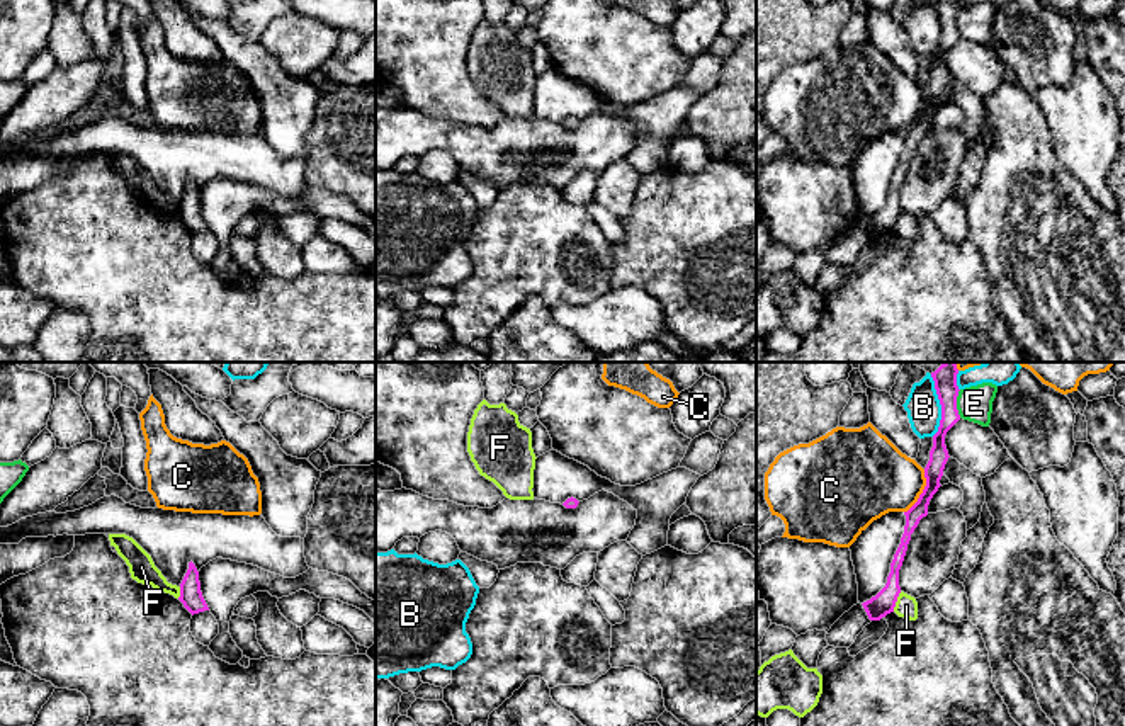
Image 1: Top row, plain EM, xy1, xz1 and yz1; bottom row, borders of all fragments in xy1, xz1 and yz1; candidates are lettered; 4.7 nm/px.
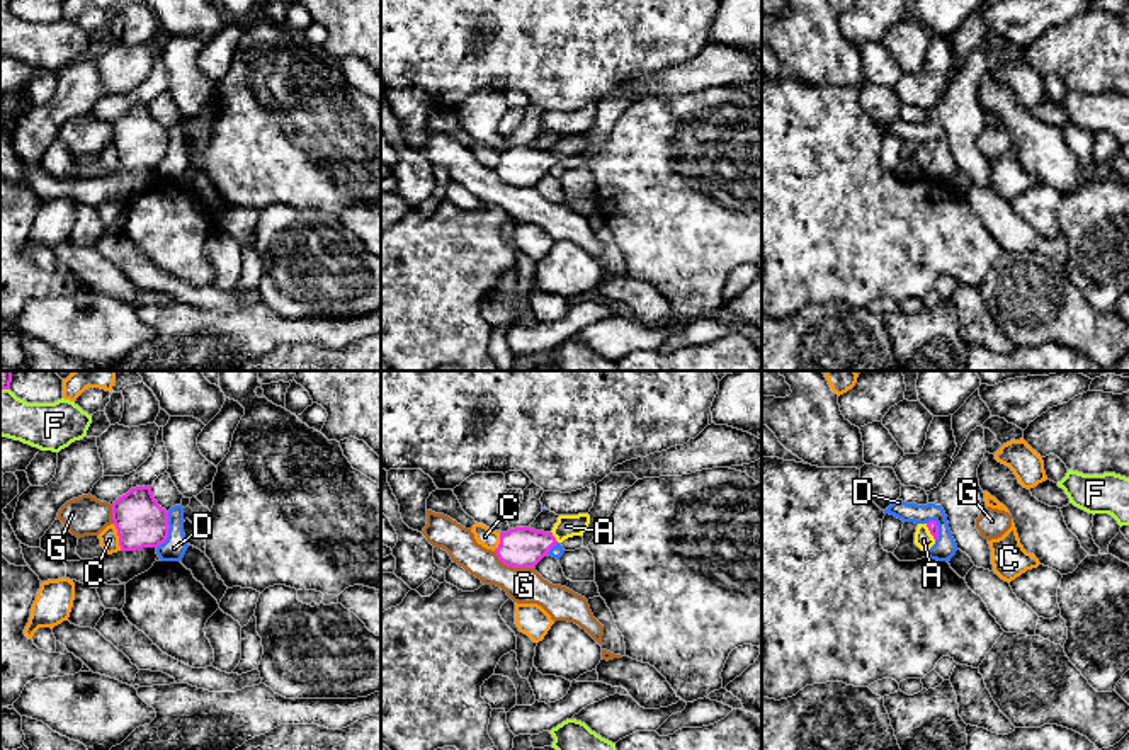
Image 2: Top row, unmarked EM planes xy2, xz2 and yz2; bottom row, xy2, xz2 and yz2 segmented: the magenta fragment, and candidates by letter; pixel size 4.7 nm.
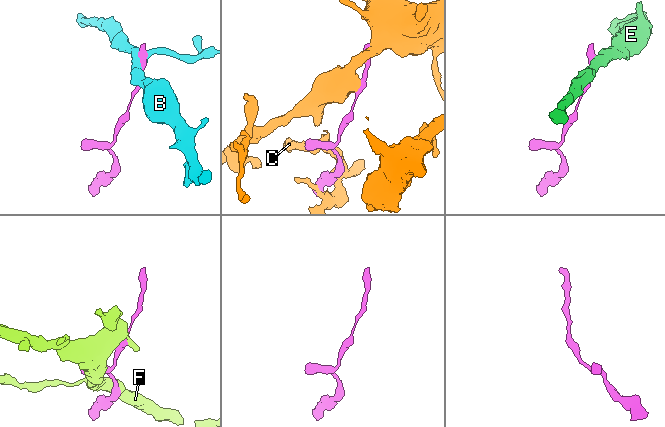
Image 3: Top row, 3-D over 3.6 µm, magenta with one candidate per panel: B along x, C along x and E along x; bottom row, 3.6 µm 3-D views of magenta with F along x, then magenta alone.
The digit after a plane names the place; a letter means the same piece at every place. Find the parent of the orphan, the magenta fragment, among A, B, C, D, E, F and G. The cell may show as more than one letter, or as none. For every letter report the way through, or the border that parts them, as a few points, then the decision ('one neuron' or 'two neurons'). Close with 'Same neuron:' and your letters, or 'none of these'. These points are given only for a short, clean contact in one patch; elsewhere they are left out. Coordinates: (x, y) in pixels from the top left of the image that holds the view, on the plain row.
A: across xz2 (522, 165), (531, 165), (553, 155), (567, 145) | one neuron
B: two neurons
C: two neurons
D: along xy2 (169, 131), (169, 155), (157, 167) | two neurons
E: along yz1 (961, 9), (957, 16), (959, 36) | two neurons
F: two neurons
G: along xz2 (493, 170), (507, 184), (534, 187) | two neurons
Same neuron: A

